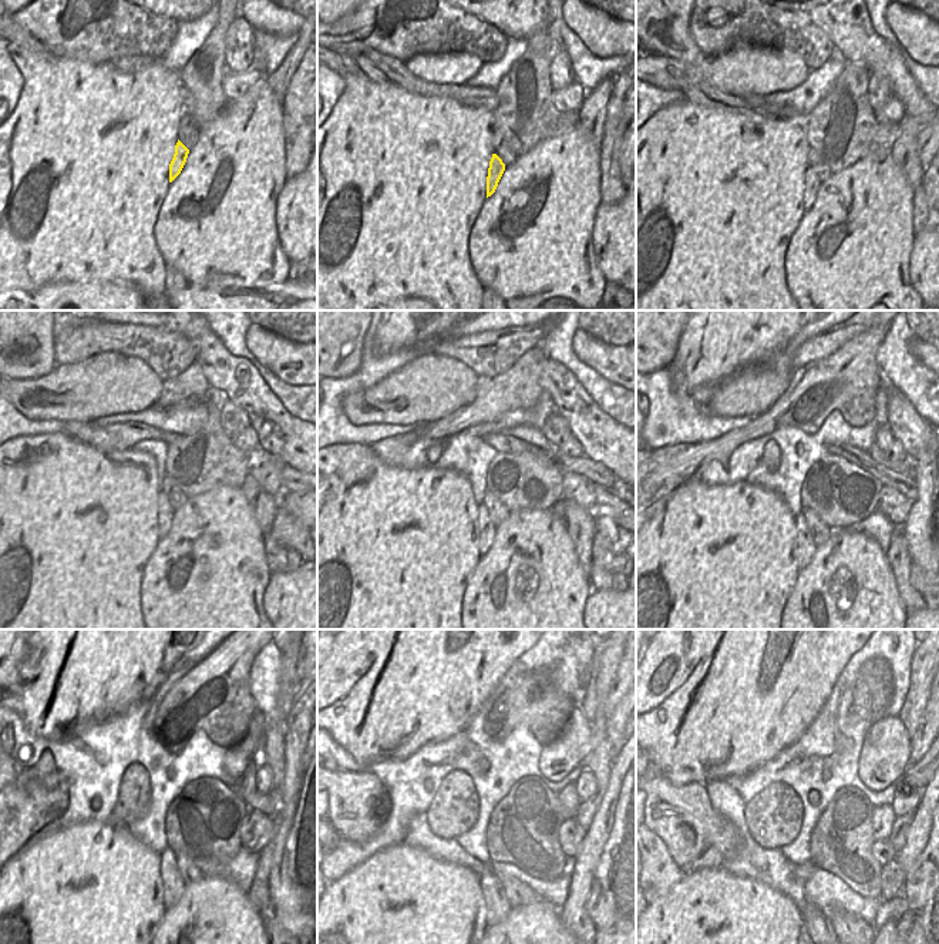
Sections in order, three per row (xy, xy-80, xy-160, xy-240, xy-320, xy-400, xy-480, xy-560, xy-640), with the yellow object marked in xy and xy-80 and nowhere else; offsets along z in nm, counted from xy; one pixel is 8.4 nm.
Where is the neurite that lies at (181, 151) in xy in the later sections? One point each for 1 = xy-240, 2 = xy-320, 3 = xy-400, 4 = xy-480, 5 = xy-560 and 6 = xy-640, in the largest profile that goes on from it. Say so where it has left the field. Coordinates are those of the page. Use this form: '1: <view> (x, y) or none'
1: xy-240 (165, 511)
2: xy-320 (485, 528)
3: xy-400 (805, 548)
4: xy-480 (174, 887)
5: xy-560 (495, 903)
6: xy-640 (813, 919)

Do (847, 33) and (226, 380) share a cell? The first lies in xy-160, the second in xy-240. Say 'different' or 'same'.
same

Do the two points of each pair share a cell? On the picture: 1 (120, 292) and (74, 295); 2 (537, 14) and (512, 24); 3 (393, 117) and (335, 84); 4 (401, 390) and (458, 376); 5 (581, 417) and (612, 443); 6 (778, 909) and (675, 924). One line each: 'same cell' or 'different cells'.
1: same cell
2: same cell
3: different cells
4: same cell
5: same cell
6: same cell

